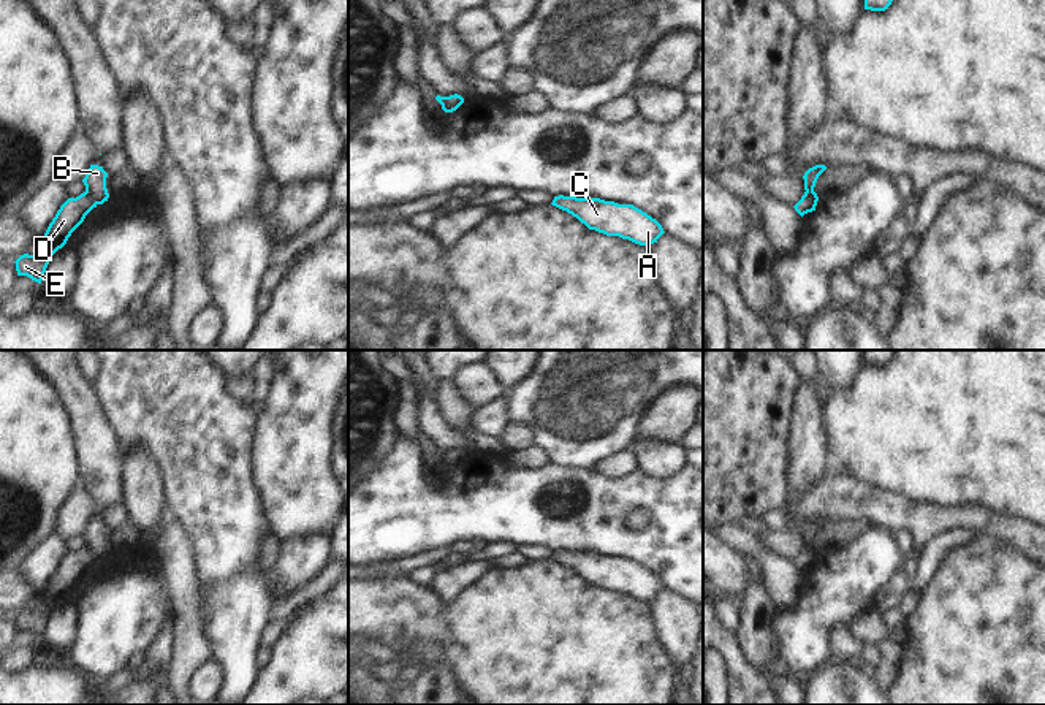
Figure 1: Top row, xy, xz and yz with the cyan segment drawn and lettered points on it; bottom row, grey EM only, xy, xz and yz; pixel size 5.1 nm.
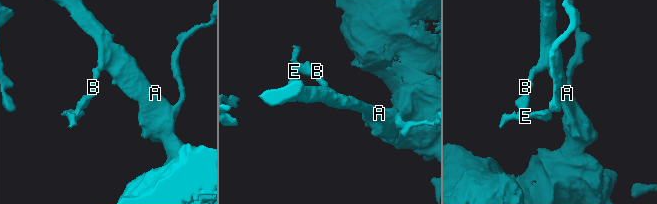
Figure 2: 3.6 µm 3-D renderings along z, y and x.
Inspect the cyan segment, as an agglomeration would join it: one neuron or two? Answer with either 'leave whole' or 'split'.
split

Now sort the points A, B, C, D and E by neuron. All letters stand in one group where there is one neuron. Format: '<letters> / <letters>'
A B C / D E

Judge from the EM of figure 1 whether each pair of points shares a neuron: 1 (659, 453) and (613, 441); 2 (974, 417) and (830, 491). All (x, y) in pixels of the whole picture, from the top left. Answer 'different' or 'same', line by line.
1: different
2: different

